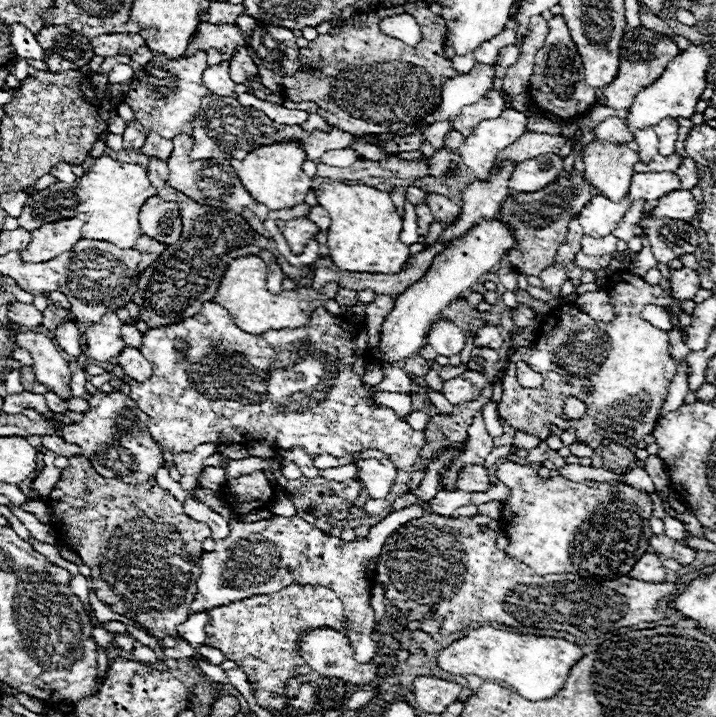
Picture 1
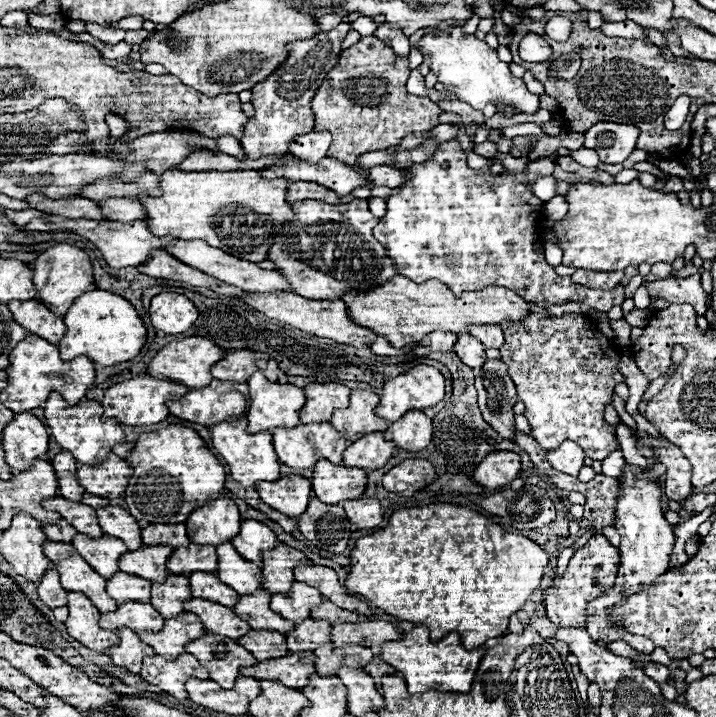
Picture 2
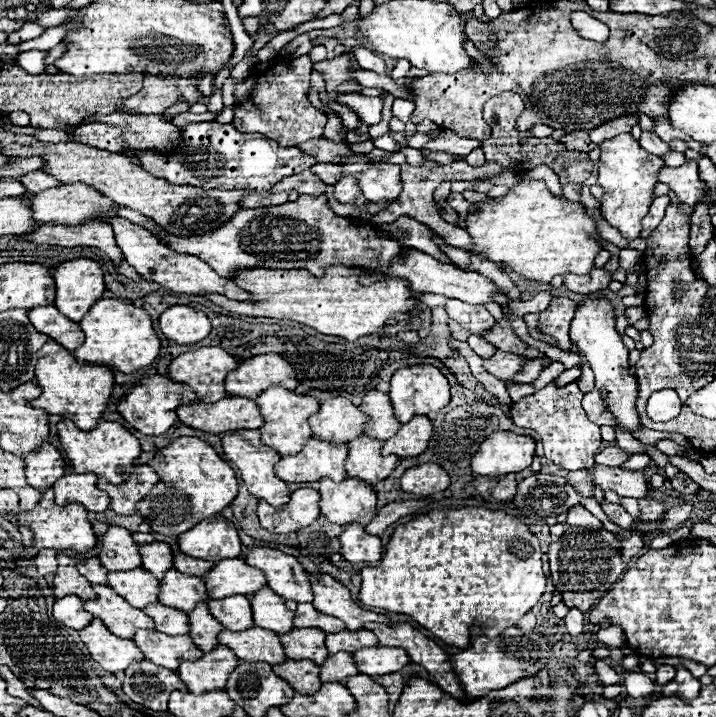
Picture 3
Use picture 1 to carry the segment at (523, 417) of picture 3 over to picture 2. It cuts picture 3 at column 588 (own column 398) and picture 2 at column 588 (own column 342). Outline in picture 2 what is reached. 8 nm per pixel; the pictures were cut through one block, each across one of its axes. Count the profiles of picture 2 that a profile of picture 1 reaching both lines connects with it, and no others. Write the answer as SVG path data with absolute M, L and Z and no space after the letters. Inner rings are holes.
M528 314L520 322L504 322L502 330L504 344L500 346L500 360L504 360L508 366L508 374L518 388L518 398L526 404L524 416L528 418L532 436L538 440L538 444L546 450L556 450L560 442L574 440L586 452L586 456L594 460L604 460L610 452L614 452L618 448L616 436L612 436L610 426L602 418L602 412L606 402L612 400L614 384L624 382L624 376L616 370L620 360L618 350L608 342L598 326L584 314L564 314L560 318Z

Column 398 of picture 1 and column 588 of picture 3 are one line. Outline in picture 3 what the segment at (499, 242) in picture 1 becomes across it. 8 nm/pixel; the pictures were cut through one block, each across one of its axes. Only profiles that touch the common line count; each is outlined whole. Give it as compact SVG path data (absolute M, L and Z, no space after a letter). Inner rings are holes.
M586 296L574 314L572 326L570 326L570 338L576 344L578 352L588 360L590 368L594 370L596 376L596 388L602 392L604 404L608 410L616 416L618 424L622 430L632 432L640 426L640 418L636 412L636 396L638 396L638 386L636 380L628 374L628 350L616 332L616 316L610 300L602 296Z

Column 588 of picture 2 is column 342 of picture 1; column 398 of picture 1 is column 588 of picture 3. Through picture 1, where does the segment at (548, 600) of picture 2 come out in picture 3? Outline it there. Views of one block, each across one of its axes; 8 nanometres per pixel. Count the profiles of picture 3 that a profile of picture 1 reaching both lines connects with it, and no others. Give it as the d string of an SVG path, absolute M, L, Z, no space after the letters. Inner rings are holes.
M572 506L572 510L568 510L568 520L570 526L584 526L584 528L600 528L602 522L592 516L584 506Z

